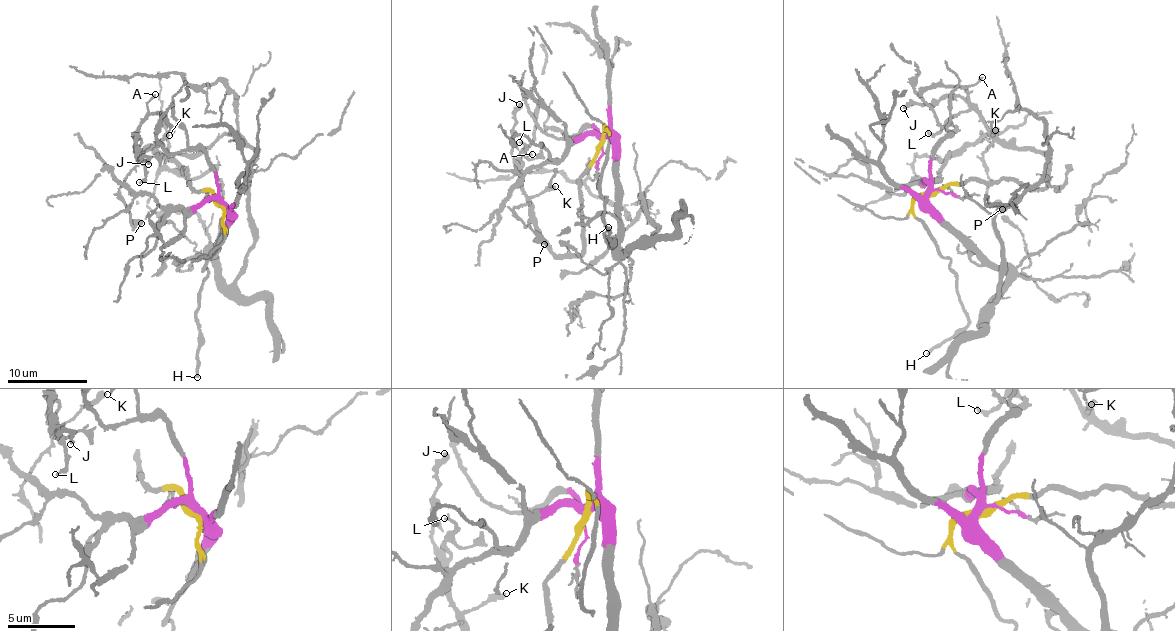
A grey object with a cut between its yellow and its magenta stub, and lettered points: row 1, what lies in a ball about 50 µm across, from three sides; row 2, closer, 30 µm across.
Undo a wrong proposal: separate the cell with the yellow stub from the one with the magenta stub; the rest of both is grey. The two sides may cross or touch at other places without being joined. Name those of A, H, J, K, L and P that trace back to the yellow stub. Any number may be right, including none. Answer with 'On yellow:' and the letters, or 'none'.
On yellow: A, H, J, K, L, P

